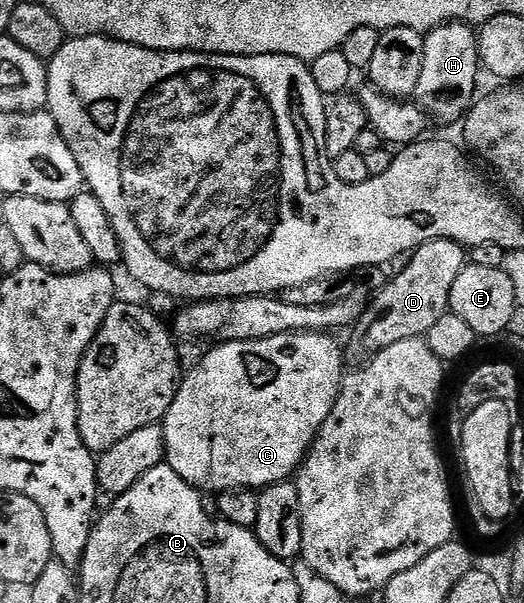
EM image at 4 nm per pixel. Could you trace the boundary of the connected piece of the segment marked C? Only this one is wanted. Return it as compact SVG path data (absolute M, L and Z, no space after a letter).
M309 330L307 332L289 332L281 336L269 336L265 340L249 340L248 342L224 342L216 345L216 350L211 350L191 371L186 371L185 377L180 381L179 390L175 394L173 404L169 412L163 417L161 423L163 428L163 439L165 440L166 465L181 476L189 485L196 490L214 491L220 490L250 490L271 486L274 482L286 482L302 466L307 451L315 442L319 434L321 424L329 420L329 412L333 412L333 404L337 404L339 390L343 386L345 377L345 363L343 361L344 347L338 342L338 337L327 332Z

